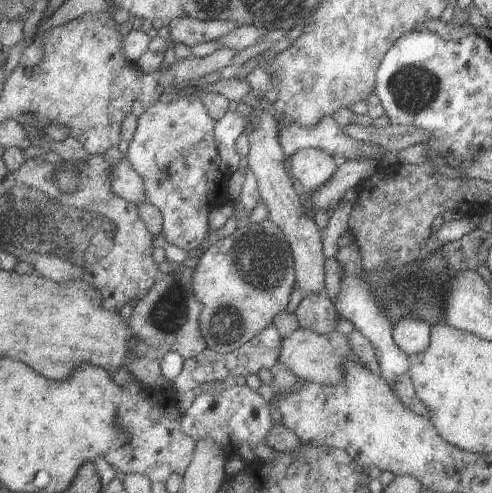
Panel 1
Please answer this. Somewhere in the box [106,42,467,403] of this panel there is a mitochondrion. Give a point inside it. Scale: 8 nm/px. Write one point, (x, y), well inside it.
(254, 260)

